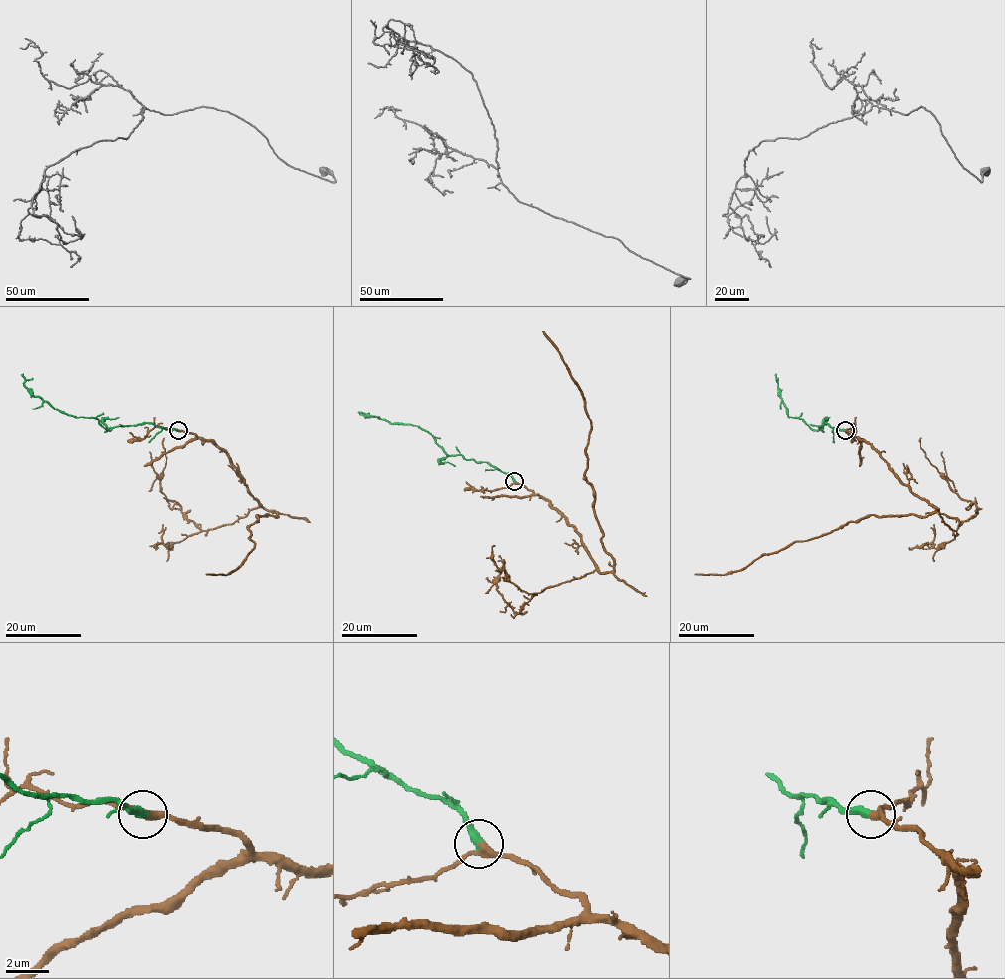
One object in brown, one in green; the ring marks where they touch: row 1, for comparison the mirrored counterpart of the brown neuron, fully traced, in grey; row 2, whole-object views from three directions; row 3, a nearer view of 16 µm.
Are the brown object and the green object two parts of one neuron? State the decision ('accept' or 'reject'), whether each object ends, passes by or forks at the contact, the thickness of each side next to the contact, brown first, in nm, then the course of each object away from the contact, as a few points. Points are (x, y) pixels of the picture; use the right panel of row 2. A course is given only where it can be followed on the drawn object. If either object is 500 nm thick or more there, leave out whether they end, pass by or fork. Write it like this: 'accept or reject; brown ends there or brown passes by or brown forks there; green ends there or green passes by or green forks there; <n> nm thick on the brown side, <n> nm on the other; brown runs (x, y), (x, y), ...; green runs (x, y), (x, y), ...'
accept; brown passes by; green ends there; 280 nm thick on the brown side, 400 nm on the other; brown runs (845, 430), (870, 444), (935, 510), (922, 516), (866, 515), (761, 555), (742, 569), (694, 574); green runs (845, 430), (826, 422), (812, 430), (801, 419), (789, 417), (776, 373)

